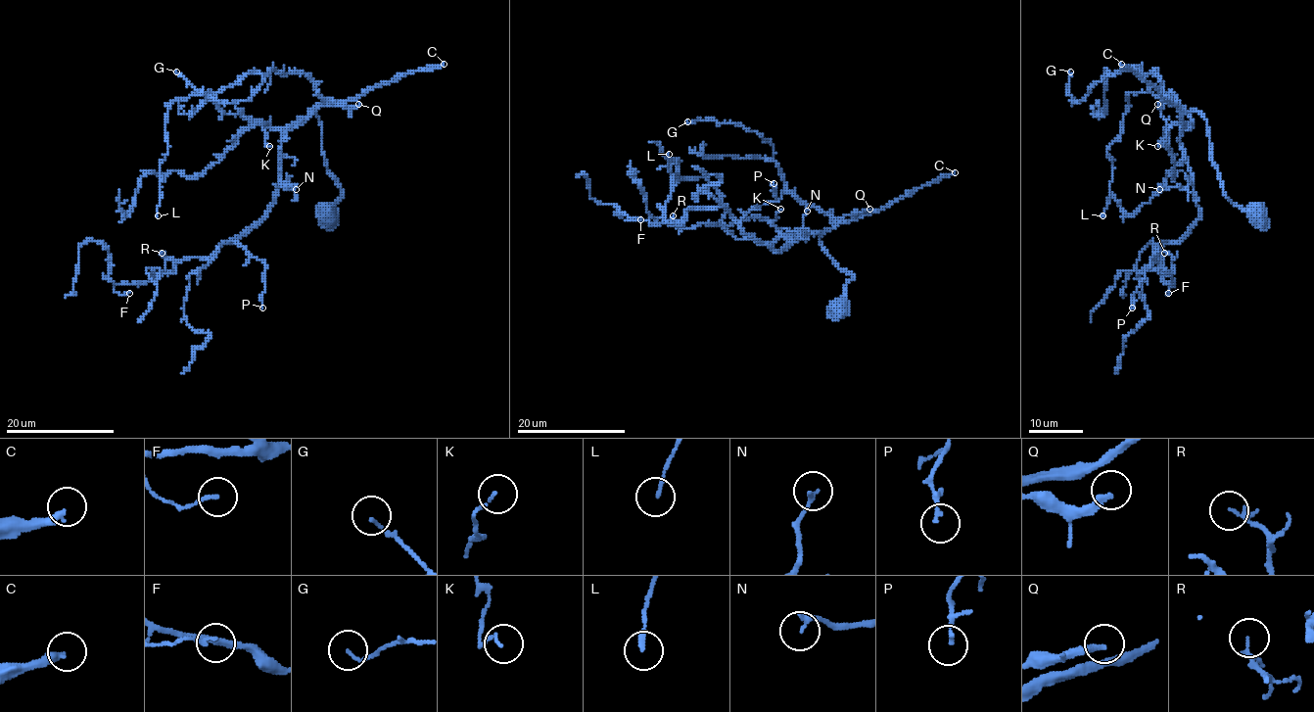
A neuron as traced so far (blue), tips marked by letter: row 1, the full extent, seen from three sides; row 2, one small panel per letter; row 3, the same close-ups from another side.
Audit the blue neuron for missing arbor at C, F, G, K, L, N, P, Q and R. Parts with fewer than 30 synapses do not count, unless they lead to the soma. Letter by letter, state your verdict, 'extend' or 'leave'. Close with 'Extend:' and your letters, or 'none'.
C: extend
F: leave
G: leave
K: leave
L: leave
N: leave
P: leave
Q: leave
R: leave
Extend: C

